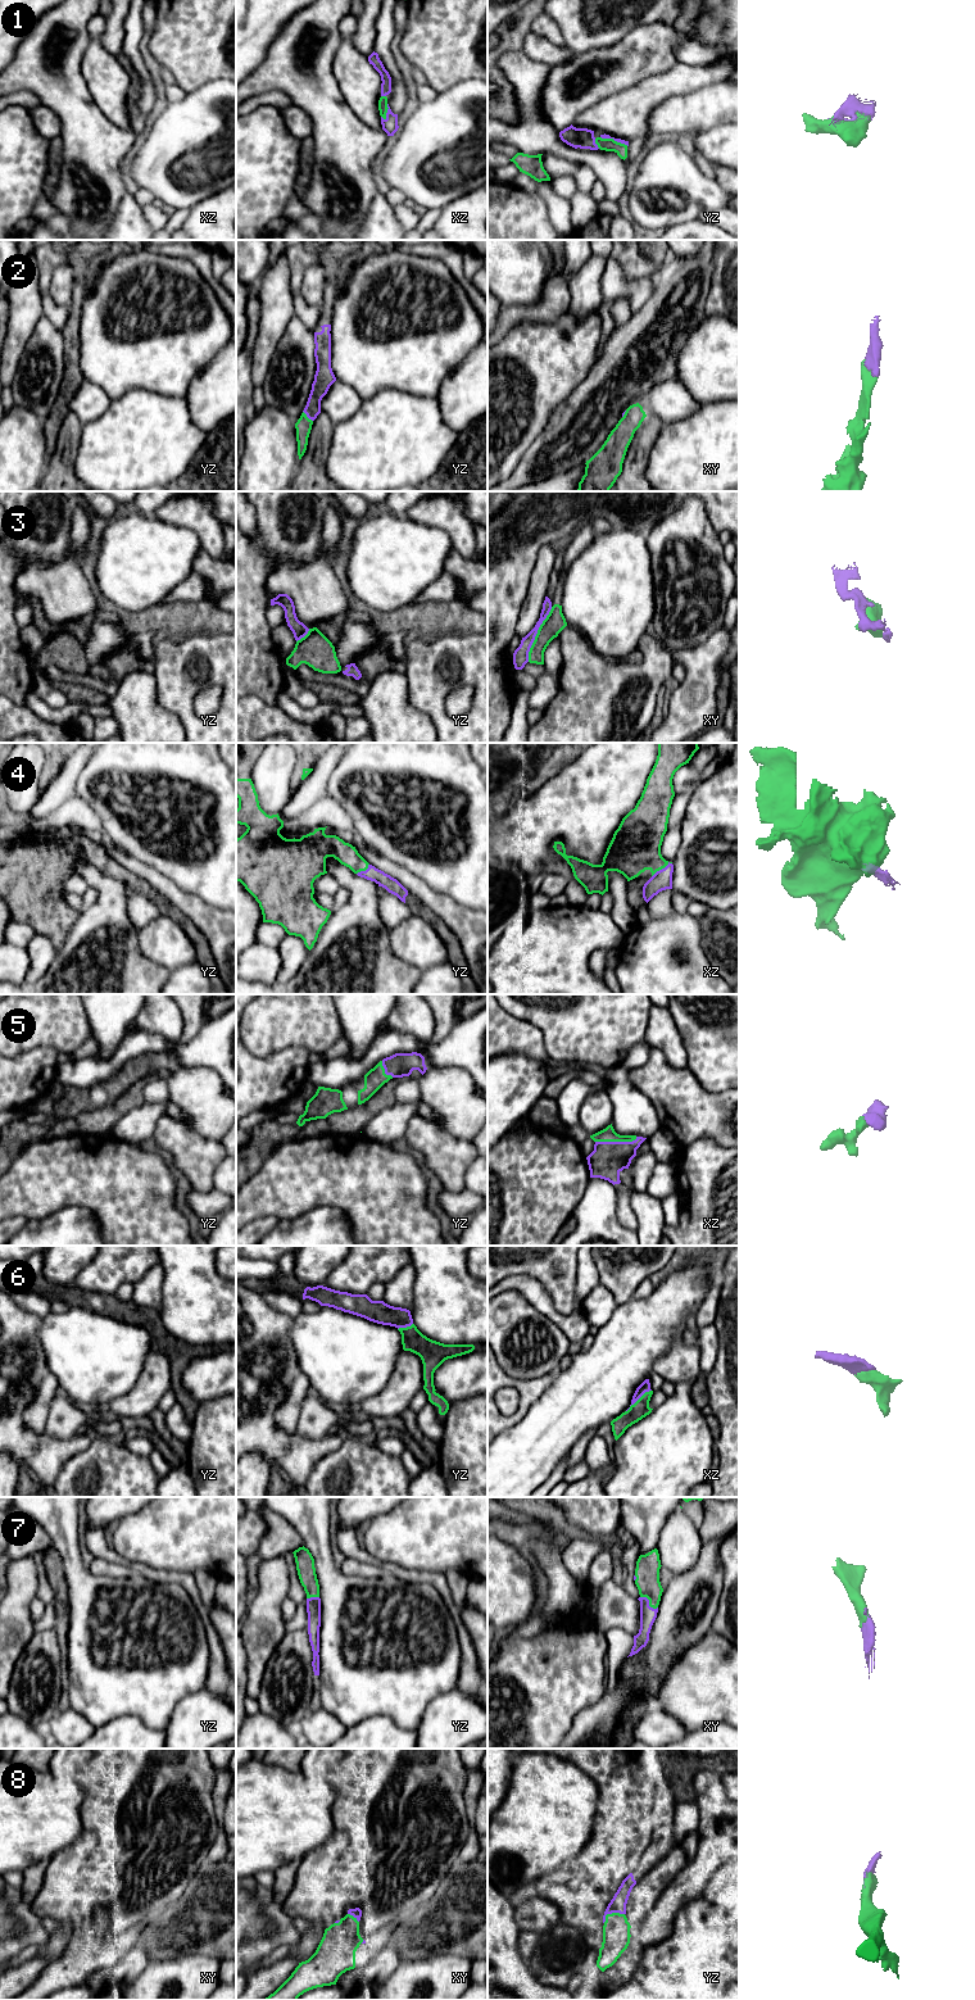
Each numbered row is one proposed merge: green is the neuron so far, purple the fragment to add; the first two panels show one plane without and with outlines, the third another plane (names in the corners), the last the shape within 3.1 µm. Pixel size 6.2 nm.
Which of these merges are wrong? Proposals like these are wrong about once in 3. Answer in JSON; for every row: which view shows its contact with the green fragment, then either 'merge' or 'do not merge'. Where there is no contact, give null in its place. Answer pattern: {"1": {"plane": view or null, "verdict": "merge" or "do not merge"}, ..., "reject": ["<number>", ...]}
{"1": {"plane": "xz", "verdict": "merge"}, "2": {"plane": "yz", "verdict": "merge"}, "3": {"plane": "xy", "verdict": "do not merge"}, "4": {"plane": "xz", "verdict": "merge"}, "5": {"plane": "xz", "verdict": "merge"}, "6": {"plane": "xz", "verdict": "merge"}, "7": {"plane": "xy", "verdict": "merge"}, "8": {"plane": "yz", "verdict": "merge"}, "reject": ["3"]}

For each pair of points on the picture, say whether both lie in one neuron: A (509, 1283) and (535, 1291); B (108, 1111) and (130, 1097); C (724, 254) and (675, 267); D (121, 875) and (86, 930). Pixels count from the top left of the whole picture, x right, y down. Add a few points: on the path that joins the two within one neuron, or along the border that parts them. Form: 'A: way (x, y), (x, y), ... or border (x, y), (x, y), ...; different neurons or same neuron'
A: way (516, 1283), (529, 1287); same neuron
B: way (113, 1111), (125, 1102); same neuron
C: border (713, 253), (713, 272), (710, 286); different neurons
D: border (93, 865), (107, 875), (121, 880), (127, 887); different neurons

